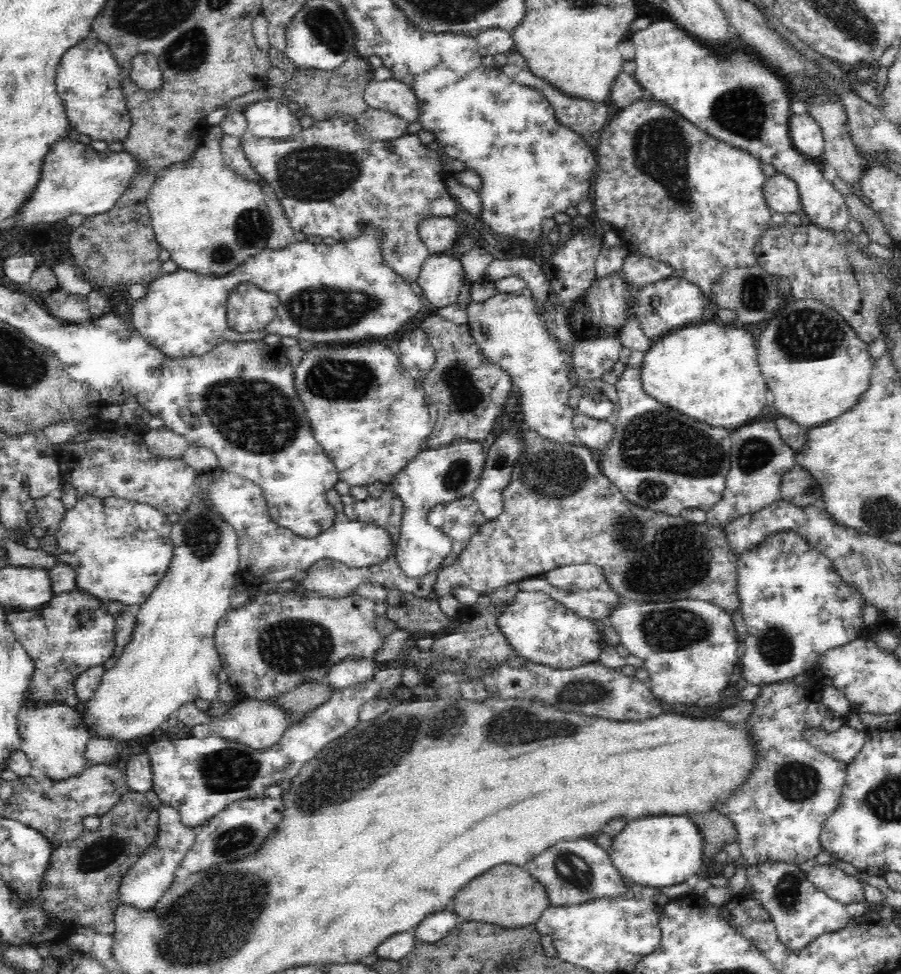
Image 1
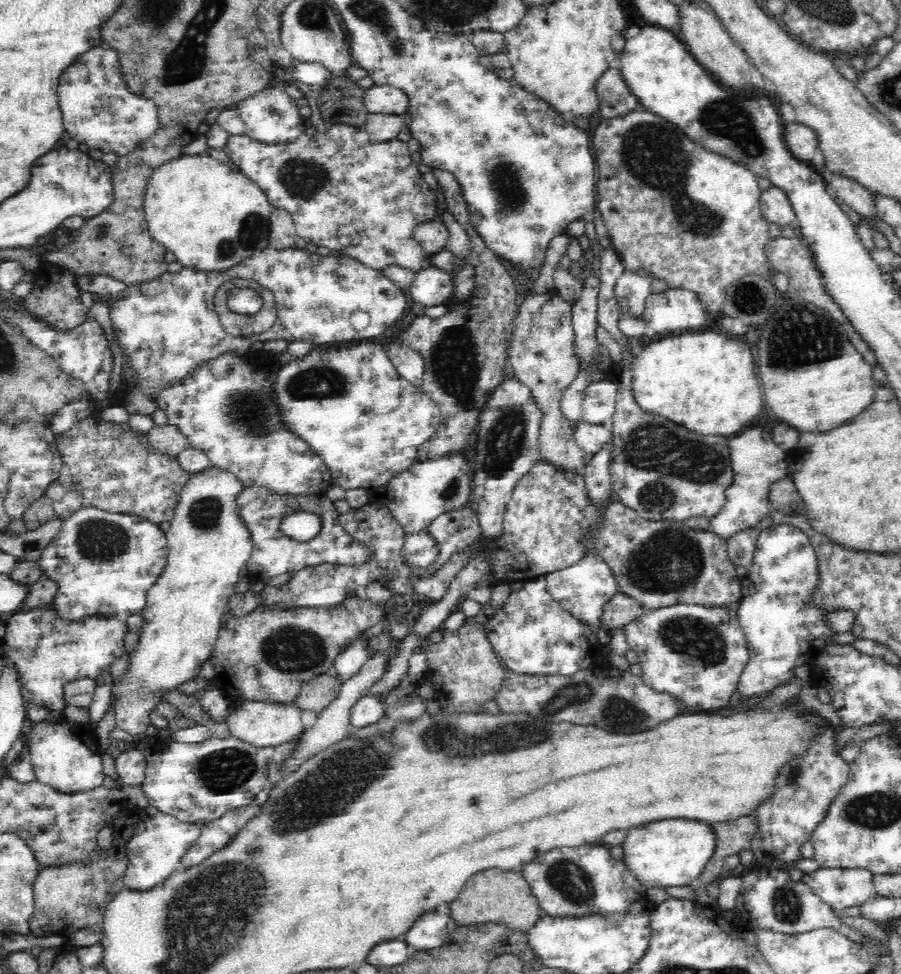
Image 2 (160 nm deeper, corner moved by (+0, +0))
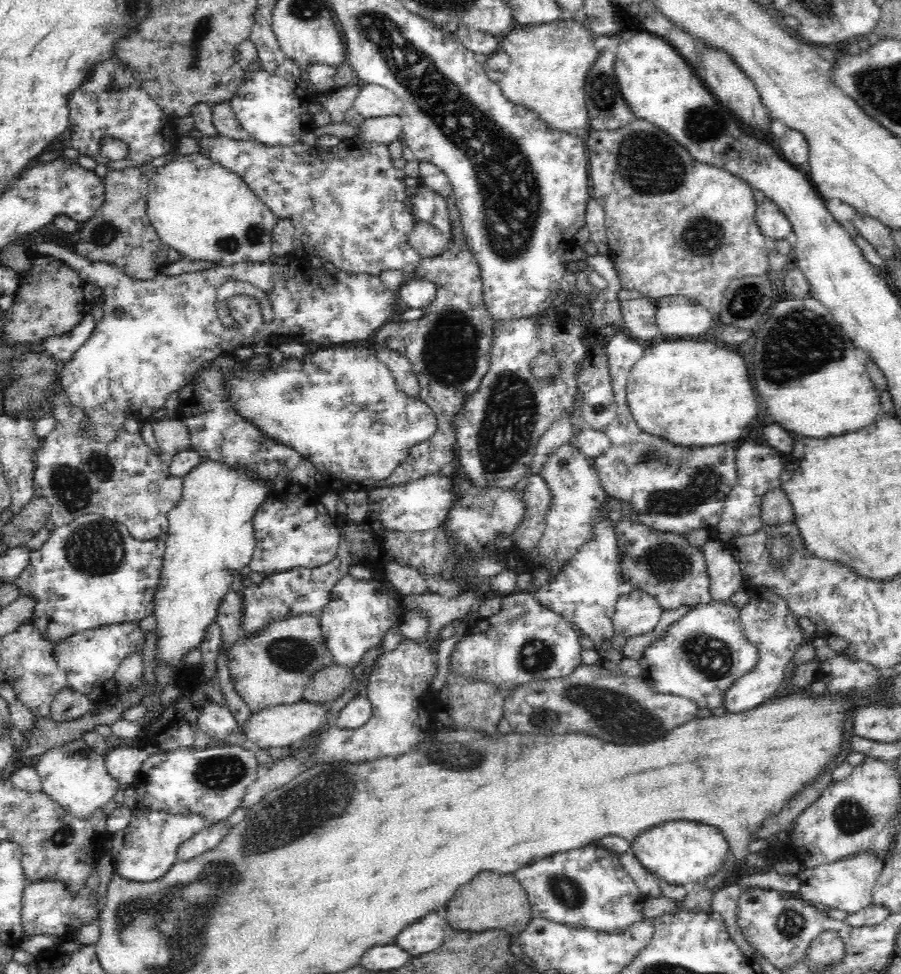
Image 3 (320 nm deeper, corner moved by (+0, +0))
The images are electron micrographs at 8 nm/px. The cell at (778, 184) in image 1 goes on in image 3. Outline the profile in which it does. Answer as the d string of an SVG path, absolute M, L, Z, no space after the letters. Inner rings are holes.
M766 198L758 204L756 218L760 231L769 240L786 239L790 232L793 231L788 217L772 199Z

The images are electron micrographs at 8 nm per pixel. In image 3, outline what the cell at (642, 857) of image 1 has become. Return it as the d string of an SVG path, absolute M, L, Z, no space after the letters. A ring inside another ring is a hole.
M671 820L648 828L631 840L631 850L643 870L654 875L659 881L680 884L687 888L718 872L724 865L729 852L725 836L708 824Z

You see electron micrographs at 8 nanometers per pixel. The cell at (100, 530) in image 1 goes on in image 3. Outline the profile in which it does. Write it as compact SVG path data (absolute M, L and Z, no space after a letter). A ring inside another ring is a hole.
M82 513L80 516L74 517L74 520L63 524L61 527L55 528L51 531L50 538L34 552L30 553L30 562L26 569L12 582L20 589L20 594L26 593L28 595L36 595L38 597L38 604L34 608L34 614L30 621L34 621L38 625L38 631L42 632L42 636L46 636L46 639L57 641L74 633L82 632L86 629L91 629L97 626L123 623L130 621L137 621L145 616L150 616L153 612L153 596L155 588L159 583L159 576L162 572L164 556L165 556L166 542L160 540L158 537L146 537L145 539L136 539L130 529L126 525L98 513Z

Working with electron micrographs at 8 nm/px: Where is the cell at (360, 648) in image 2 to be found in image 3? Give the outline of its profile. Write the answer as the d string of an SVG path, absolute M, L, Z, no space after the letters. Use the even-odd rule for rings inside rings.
M349 573L336 582L330 592L330 600L323 608L320 620L328 649L332 651L333 662L353 670L362 663L364 655L374 646L380 645L384 635L398 624L396 614L400 606L382 584L360 580Z

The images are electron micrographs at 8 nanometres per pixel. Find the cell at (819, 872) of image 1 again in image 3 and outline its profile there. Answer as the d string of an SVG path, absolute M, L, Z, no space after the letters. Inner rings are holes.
M860 852L856 856L832 864L824 864L816 868L807 867L806 870L796 874L802 883L798 891L804 900L812 904L822 904L848 914L858 912L868 905L874 905L873 888L883 869L883 864L884 862L873 858L871 854Z

